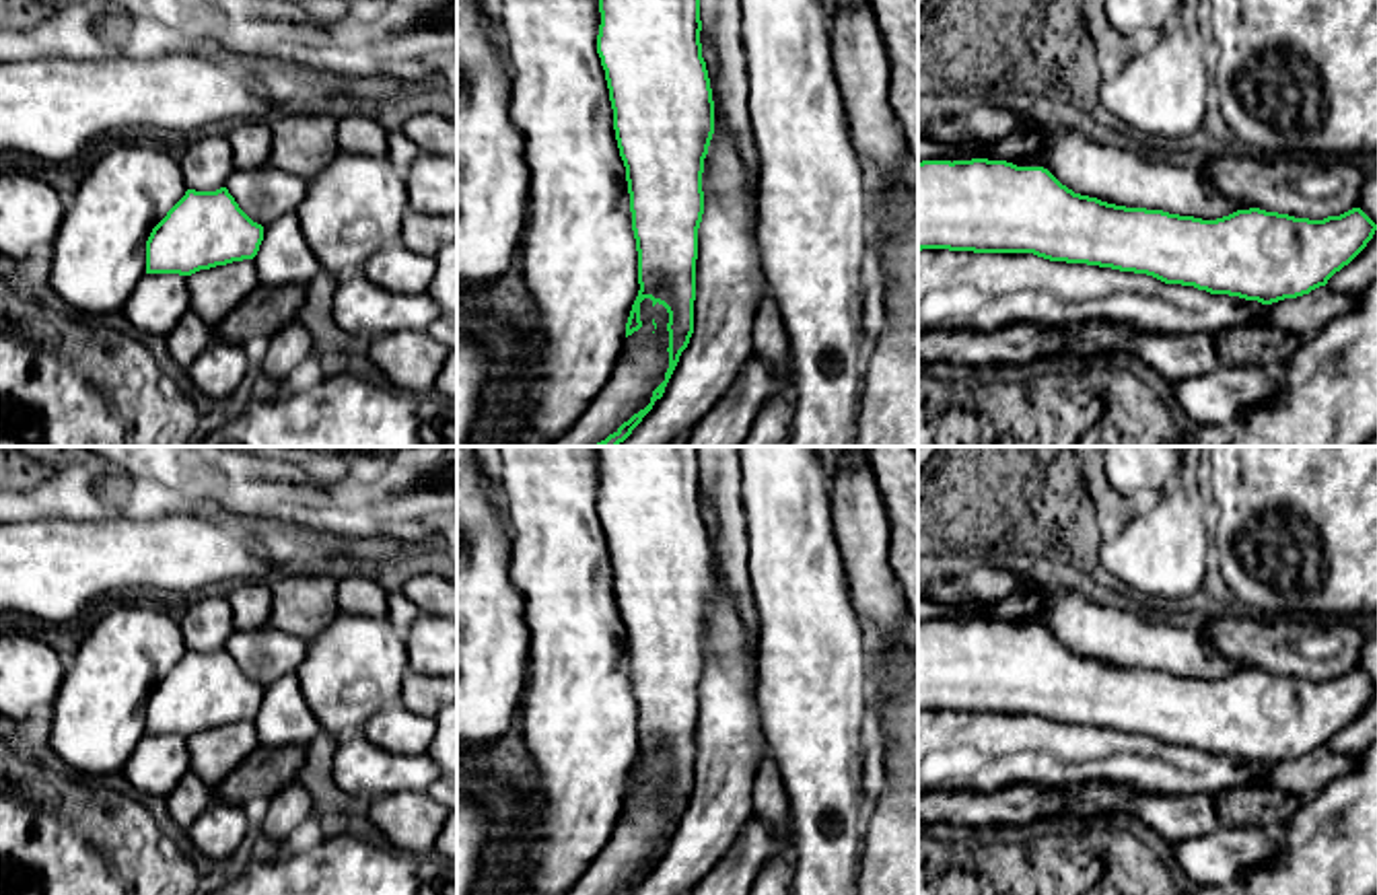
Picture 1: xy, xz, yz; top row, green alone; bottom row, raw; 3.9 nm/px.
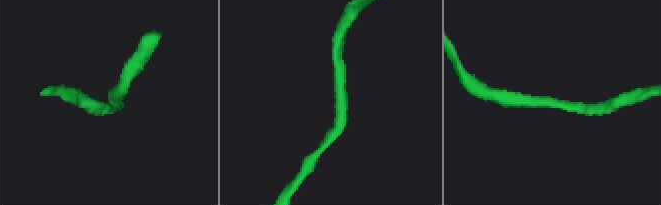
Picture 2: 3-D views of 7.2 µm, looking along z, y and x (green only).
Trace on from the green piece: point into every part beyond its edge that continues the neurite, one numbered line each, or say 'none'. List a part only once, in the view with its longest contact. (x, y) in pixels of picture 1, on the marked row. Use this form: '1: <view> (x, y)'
none

